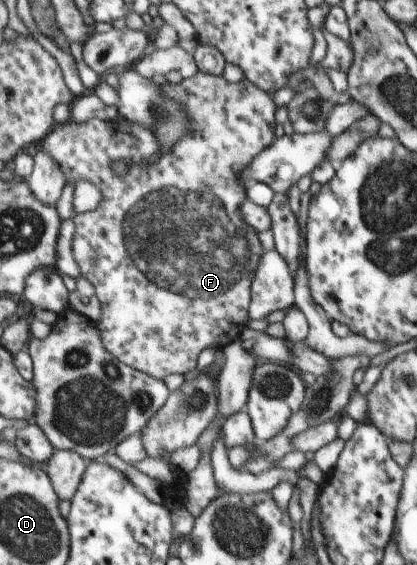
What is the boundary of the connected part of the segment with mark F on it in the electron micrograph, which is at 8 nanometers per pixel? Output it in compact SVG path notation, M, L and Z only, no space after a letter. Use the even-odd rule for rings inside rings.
M197 72L193 77L184 79L179 84L167 82L160 87L160 91L167 100L180 104L188 118L190 128L182 138L175 141L172 150L159 155L160 158L154 165L151 165L149 157L154 153L159 153L162 149L156 133L145 124L133 123L131 119L121 117L117 119L93 118L84 124L69 120L65 125L59 124L59 127L54 129L54 133L48 135L41 150L49 152L60 163L66 175L66 183L71 180L75 185L76 181L89 180L97 185L102 193L101 203L93 211L82 214L75 213L73 217L75 233L72 239L72 254L80 267L81 275L94 285L96 296L100 301L102 317L98 326L102 331L104 346L124 364L165 381L168 375L186 374L191 369L195 369L195 361L203 349L207 349L207 347L222 349L233 341L241 339L240 335L247 327L247 321L251 318L248 312L252 296L251 284L262 251L258 232L241 217L240 208L248 199L247 189L249 185L242 185L240 176L248 165L256 159L257 155L261 154L277 139L274 129L276 125L275 111L278 107L275 106L270 94L251 83L247 78L234 83L228 82L223 76L214 76L203 72ZM116 159L123 159L129 163L129 172L124 177L117 177L109 168L109 164ZM144 160L147 160L149 165L143 165Z

